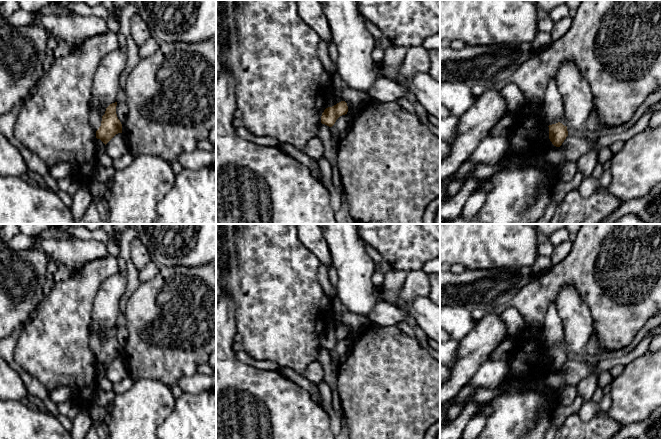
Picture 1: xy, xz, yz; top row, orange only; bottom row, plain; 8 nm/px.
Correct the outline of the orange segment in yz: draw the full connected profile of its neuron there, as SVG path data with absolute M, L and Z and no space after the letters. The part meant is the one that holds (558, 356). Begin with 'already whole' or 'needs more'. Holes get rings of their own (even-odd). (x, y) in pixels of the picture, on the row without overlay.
already whole; M558 346L556 348L549 349L549 363L556 371L560 371L566 361L568 360L567 350Z

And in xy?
already whole; M117 326L110 328L102 340L101 350L96 355L96 362L105 369L118 357L122 357L122 348L116 338Z

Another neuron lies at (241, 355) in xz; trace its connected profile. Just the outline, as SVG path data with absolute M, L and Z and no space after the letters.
M244 351L236 352L236 357L238 358L238 360L248 365L254 366L262 370L275 371L278 368L278 365L276 363L267 360L255 360Z

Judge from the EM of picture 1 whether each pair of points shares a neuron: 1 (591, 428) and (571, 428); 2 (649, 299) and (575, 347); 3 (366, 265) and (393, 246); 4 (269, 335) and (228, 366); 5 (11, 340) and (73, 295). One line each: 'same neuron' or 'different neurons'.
1: same neuron
2: different neurons
3: different neurons
4: different neurons
5: different neurons

